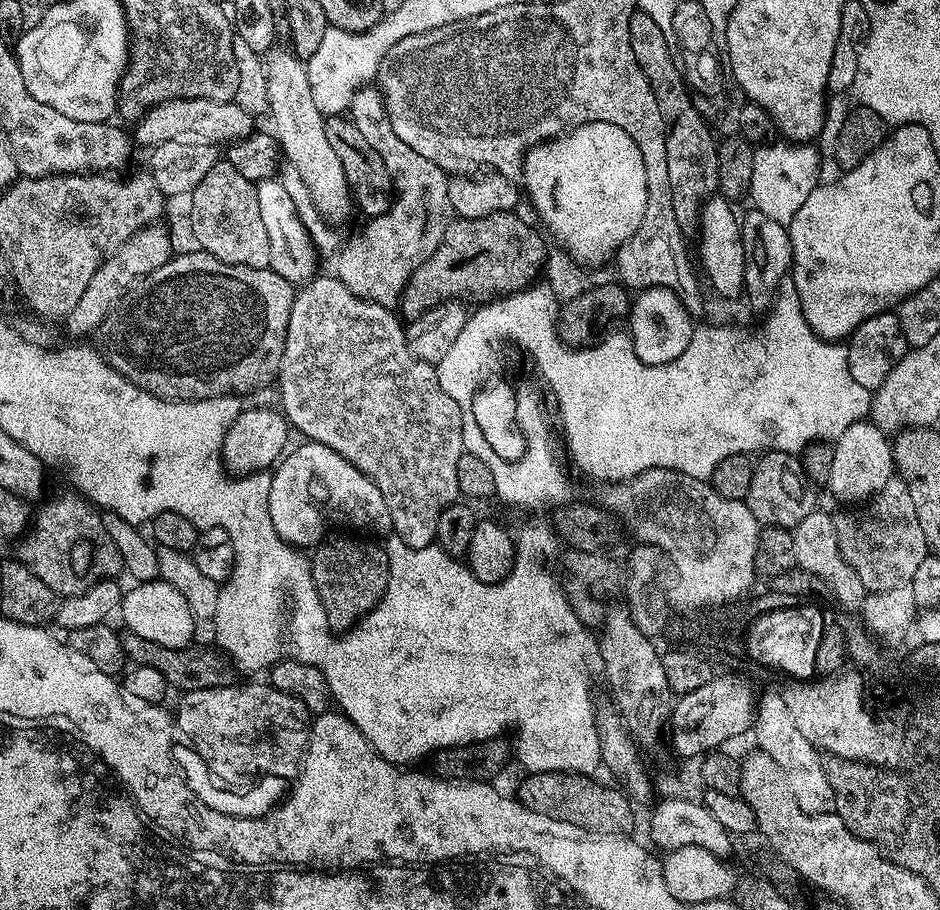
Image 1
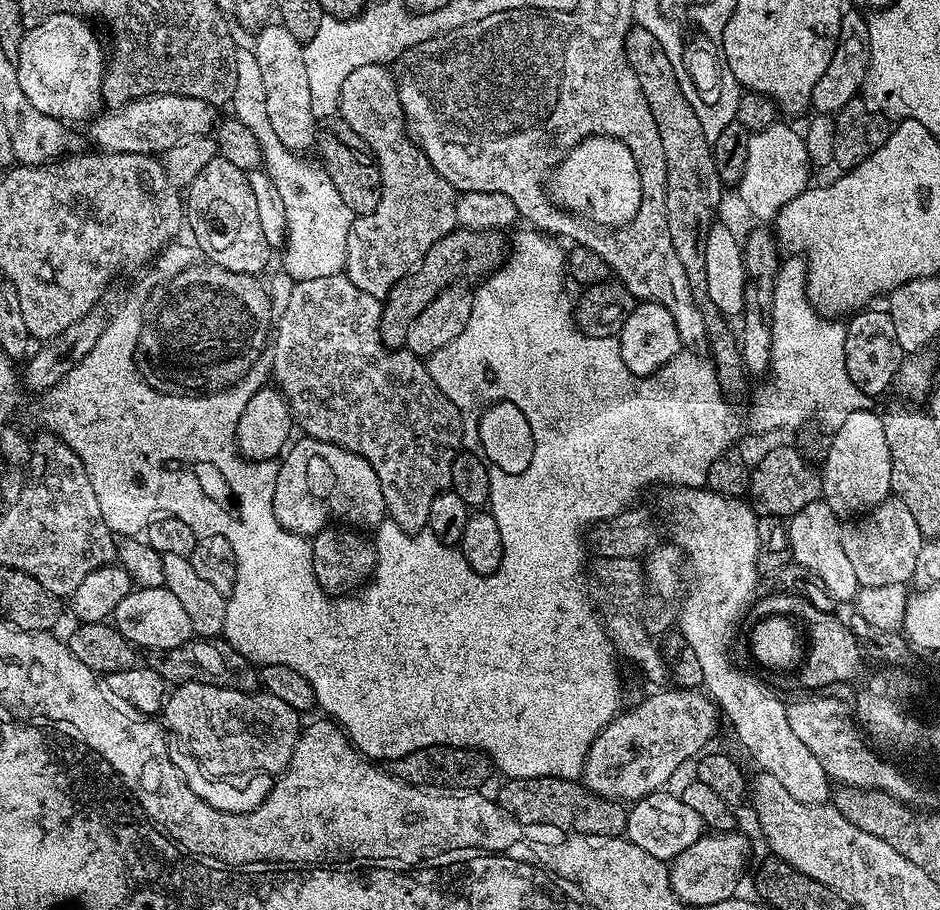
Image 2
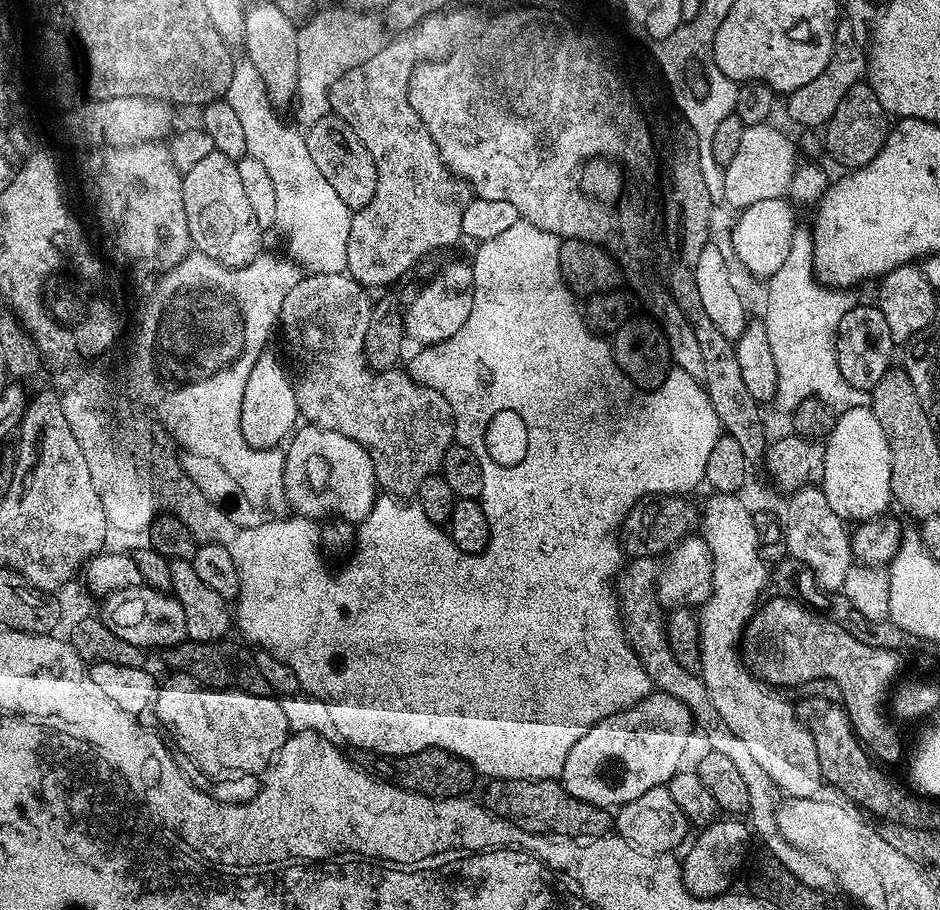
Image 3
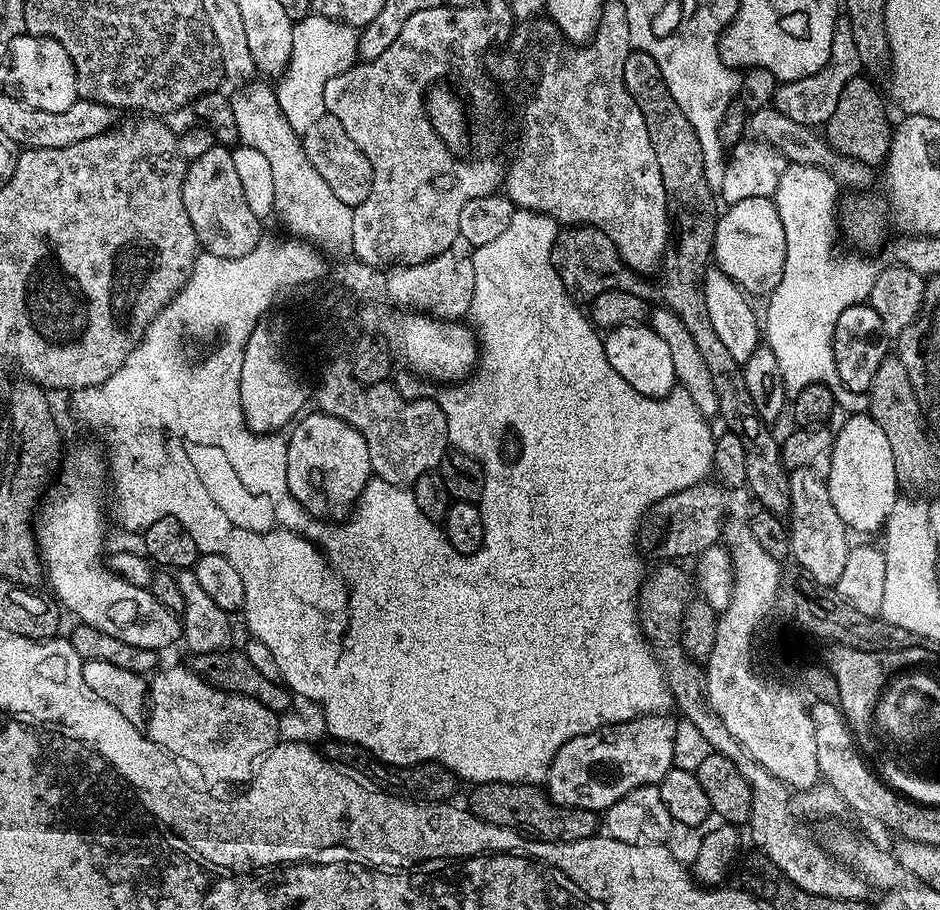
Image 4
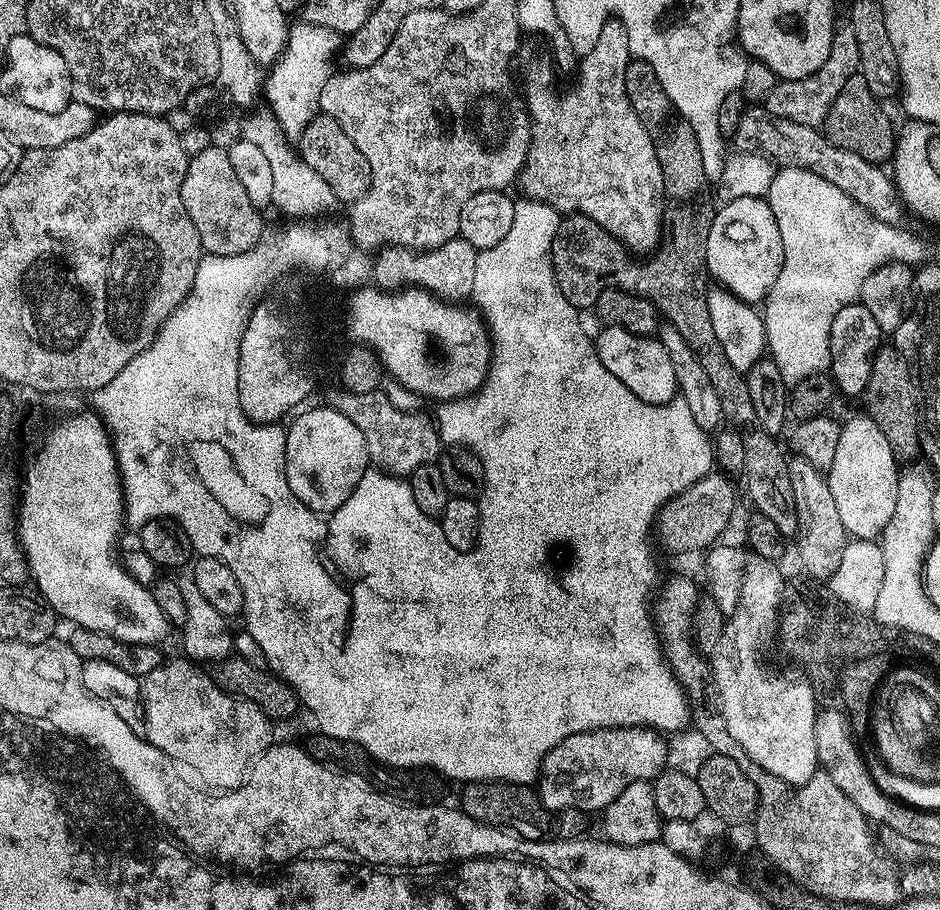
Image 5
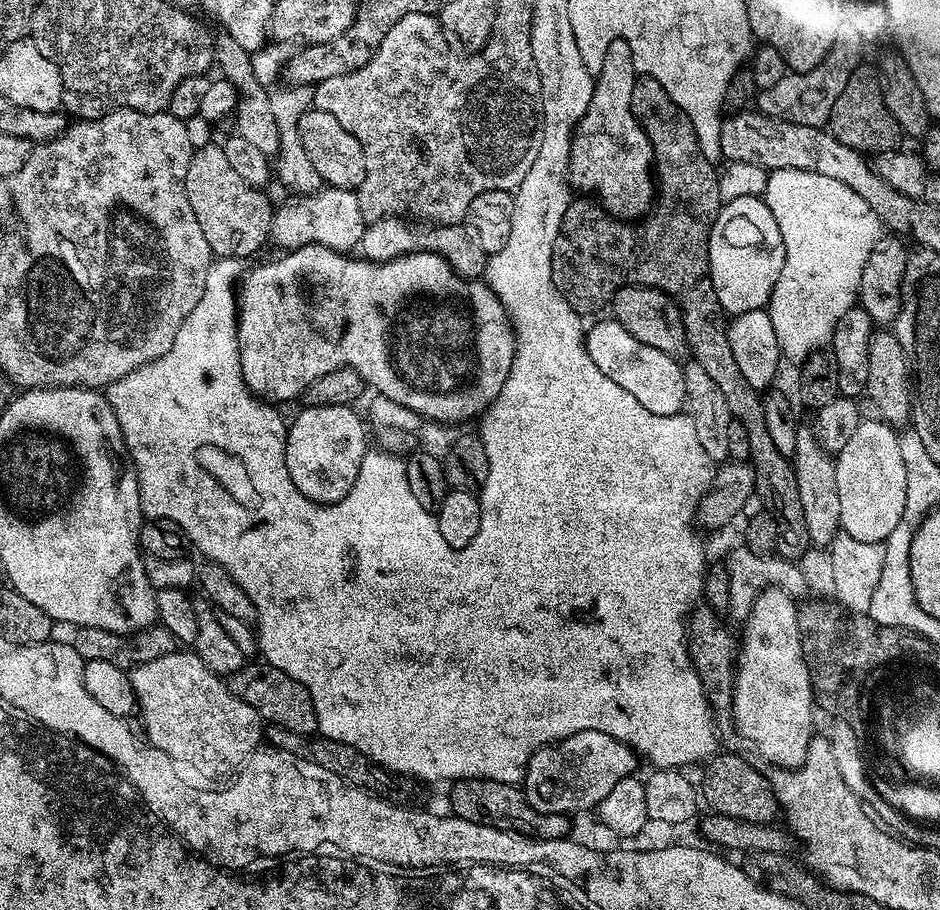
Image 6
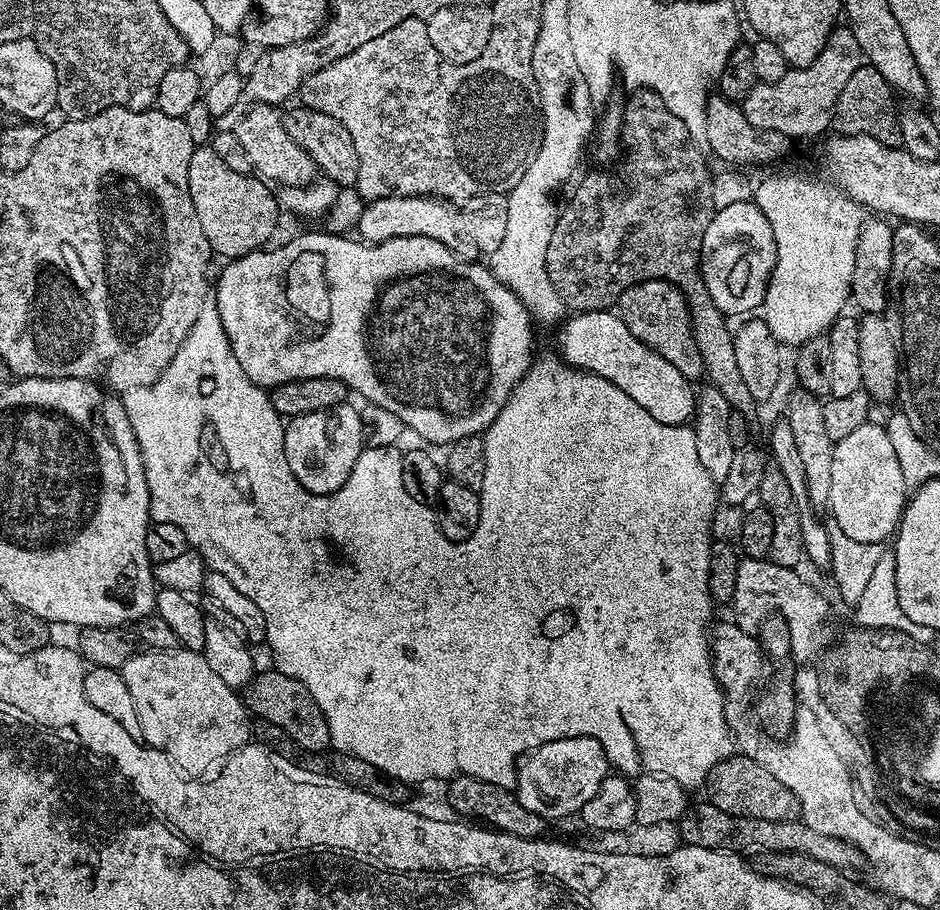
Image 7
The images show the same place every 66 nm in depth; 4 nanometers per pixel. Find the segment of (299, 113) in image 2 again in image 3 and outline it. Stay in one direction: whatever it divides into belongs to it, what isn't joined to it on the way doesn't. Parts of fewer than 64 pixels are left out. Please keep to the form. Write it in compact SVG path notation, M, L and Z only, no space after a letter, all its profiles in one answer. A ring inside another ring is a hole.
M264 2L257 8L249 7L245 11L246 30L244 31L244 42L242 45L243 55L258 70L259 77L266 84L266 90L269 92L269 100L277 109L284 110L284 107L291 105L296 100L296 87L298 86L298 32L297 25L290 22L290 18L286 18L286 14L282 14L282 10L278 10L278 6L274 6L270 2Z

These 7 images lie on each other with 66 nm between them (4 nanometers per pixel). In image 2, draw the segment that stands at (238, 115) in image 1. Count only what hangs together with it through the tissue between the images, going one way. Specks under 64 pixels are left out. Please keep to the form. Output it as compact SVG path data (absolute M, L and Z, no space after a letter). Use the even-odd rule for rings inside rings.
M178 94L143 96L115 110L104 110L91 121L92 140L105 152L130 154L162 154L170 146L191 136L206 136L218 123L217 105L202 102L202 98L186 98Z

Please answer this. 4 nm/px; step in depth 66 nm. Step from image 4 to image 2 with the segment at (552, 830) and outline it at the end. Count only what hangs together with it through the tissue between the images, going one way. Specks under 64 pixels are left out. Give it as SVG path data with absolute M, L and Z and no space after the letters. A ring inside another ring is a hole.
M543 776L529 780L509 779L507 783L498 795L498 803L521 824L557 824L559 828L582 832L585 836L618 836L627 829L628 808L621 801L594 794L576 780Z

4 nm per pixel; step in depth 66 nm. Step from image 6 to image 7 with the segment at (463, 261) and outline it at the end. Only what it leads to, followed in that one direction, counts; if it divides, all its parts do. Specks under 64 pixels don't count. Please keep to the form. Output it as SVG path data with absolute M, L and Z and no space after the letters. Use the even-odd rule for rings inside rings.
M394 195L371 201L360 215L358 236L370 244L381 244L395 236L434 238L434 242L442 242L442 246L449 248L459 260L472 262L481 255L464 211L455 203L431 196Z

